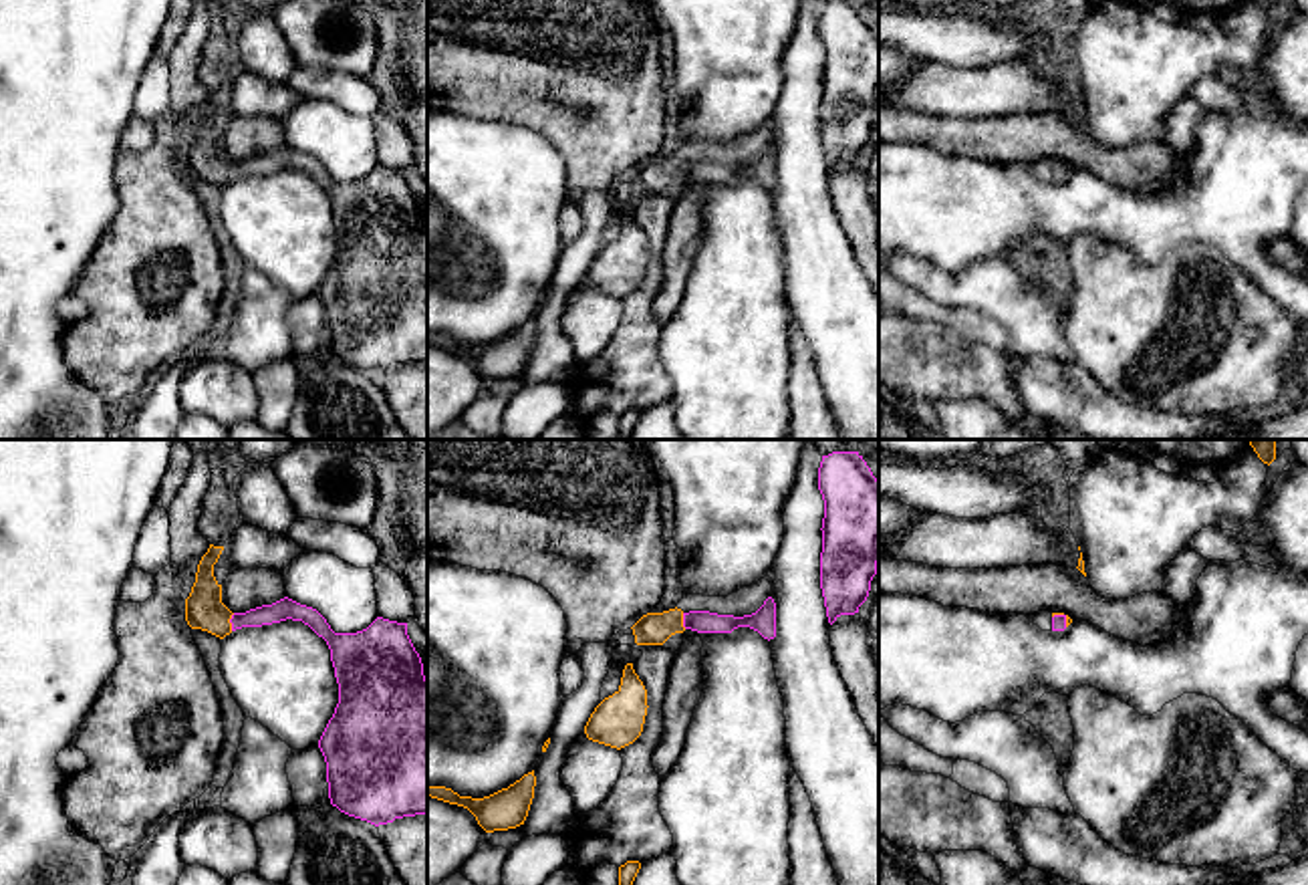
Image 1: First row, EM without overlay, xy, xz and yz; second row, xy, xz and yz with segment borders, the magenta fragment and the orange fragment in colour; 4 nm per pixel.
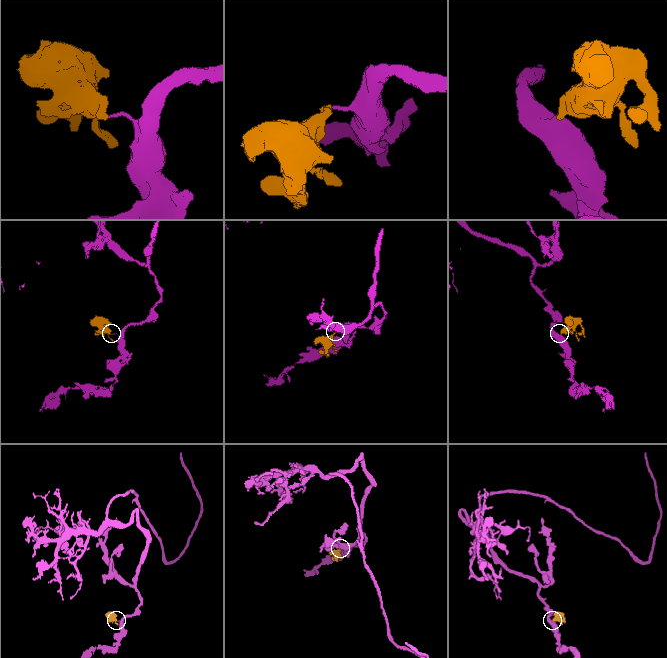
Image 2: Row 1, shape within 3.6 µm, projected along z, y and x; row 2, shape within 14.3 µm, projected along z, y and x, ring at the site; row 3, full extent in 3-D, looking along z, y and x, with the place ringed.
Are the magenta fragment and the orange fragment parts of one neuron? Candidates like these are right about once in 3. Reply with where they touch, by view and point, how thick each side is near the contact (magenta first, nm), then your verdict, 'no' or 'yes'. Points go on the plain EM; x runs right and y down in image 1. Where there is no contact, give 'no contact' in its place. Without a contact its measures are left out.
xy (230, 170) | 90/160 nm | yes

